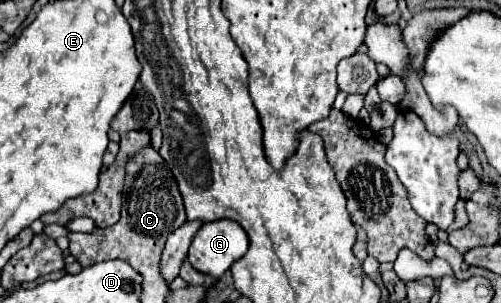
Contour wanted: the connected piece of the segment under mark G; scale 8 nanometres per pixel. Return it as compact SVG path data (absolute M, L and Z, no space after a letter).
M224 218L206 222L198 230L190 244L188 260L196 270L212 278L220 278L234 260L244 256L246 250L248 236L242 226L234 224L230 218Z

